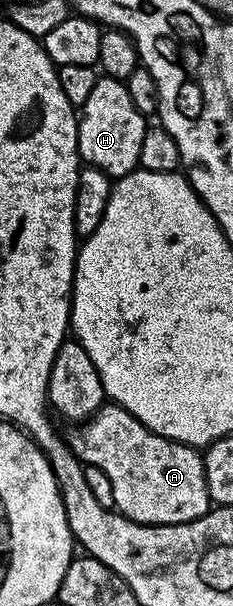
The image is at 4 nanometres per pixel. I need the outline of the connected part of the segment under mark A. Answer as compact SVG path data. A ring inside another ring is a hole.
M102 405L87 420L78 422L67 434L69 448L81 459L81 462L103 469L107 473L107 481L111 481L113 490L113 507L136 523L150 523L152 527L159 525L179 525L187 521L195 521L203 517L211 509L207 477L205 476L205 460L202 452L186 443L177 443L162 435L156 435L147 429L127 409L116 405Z

